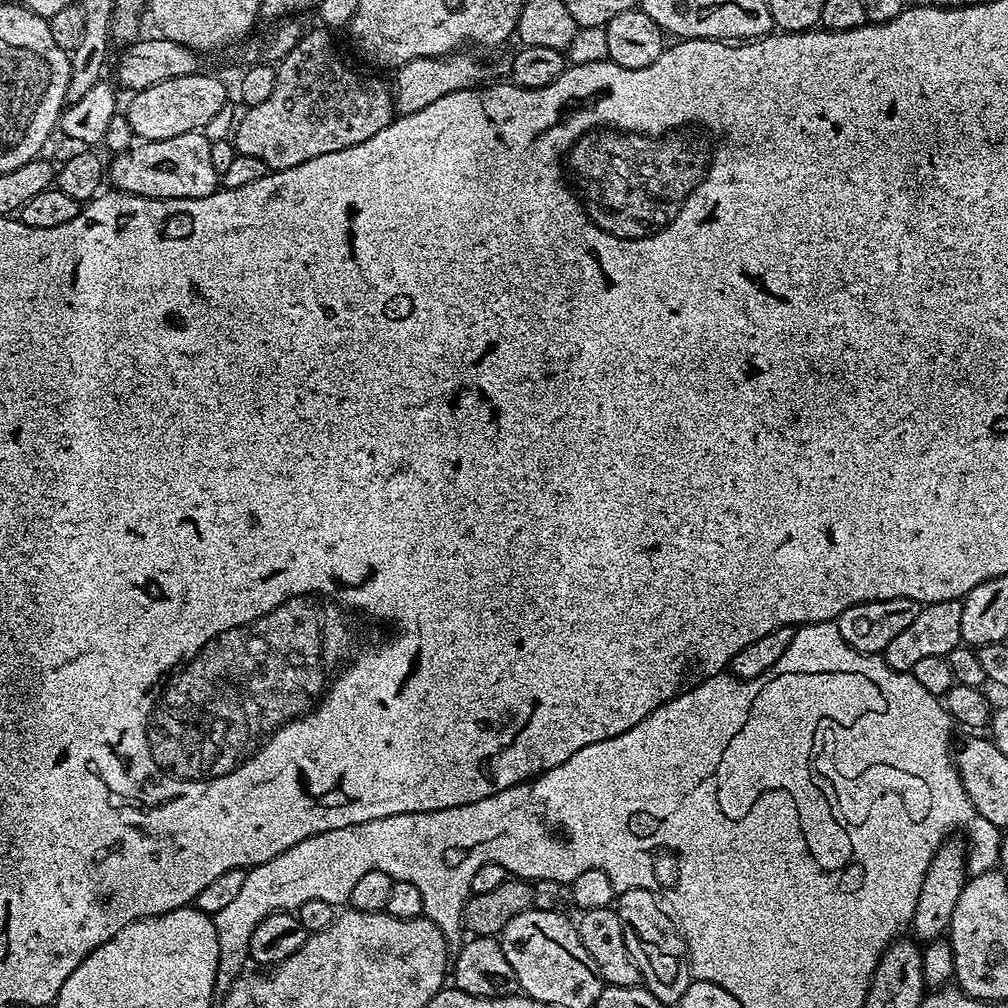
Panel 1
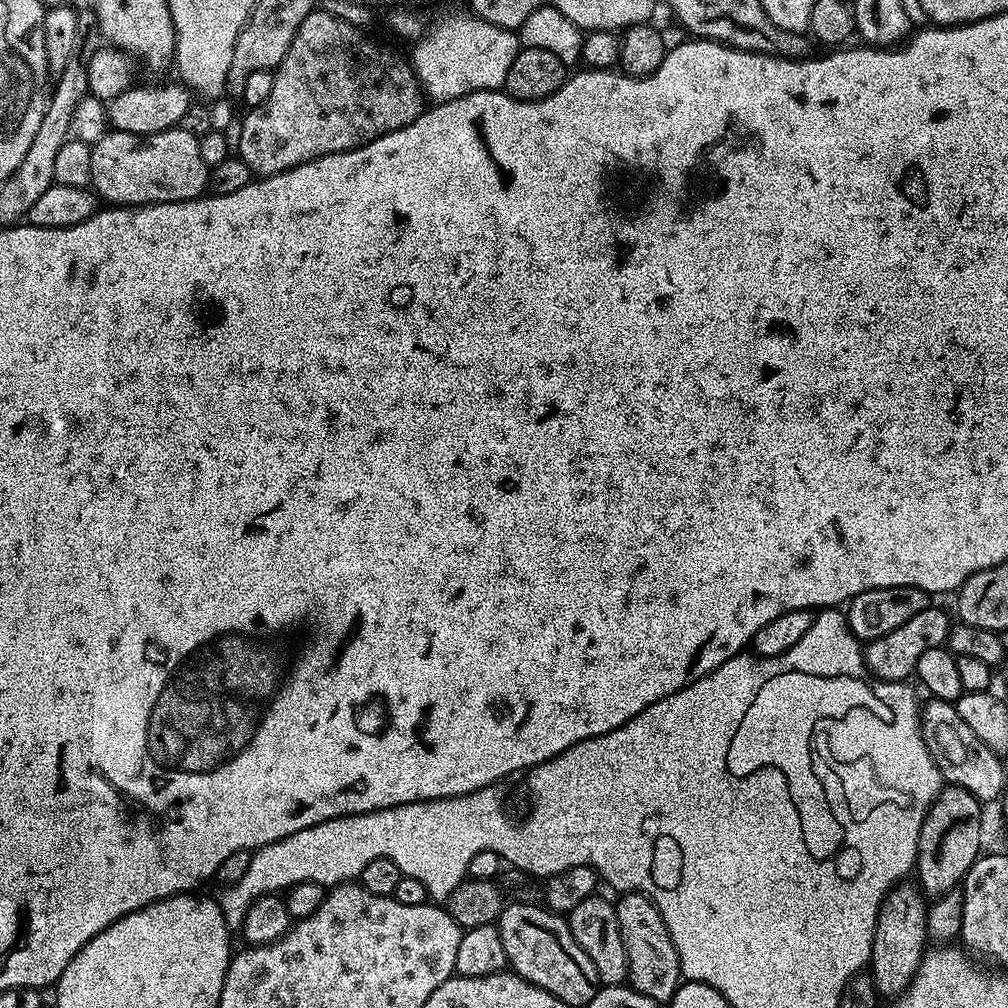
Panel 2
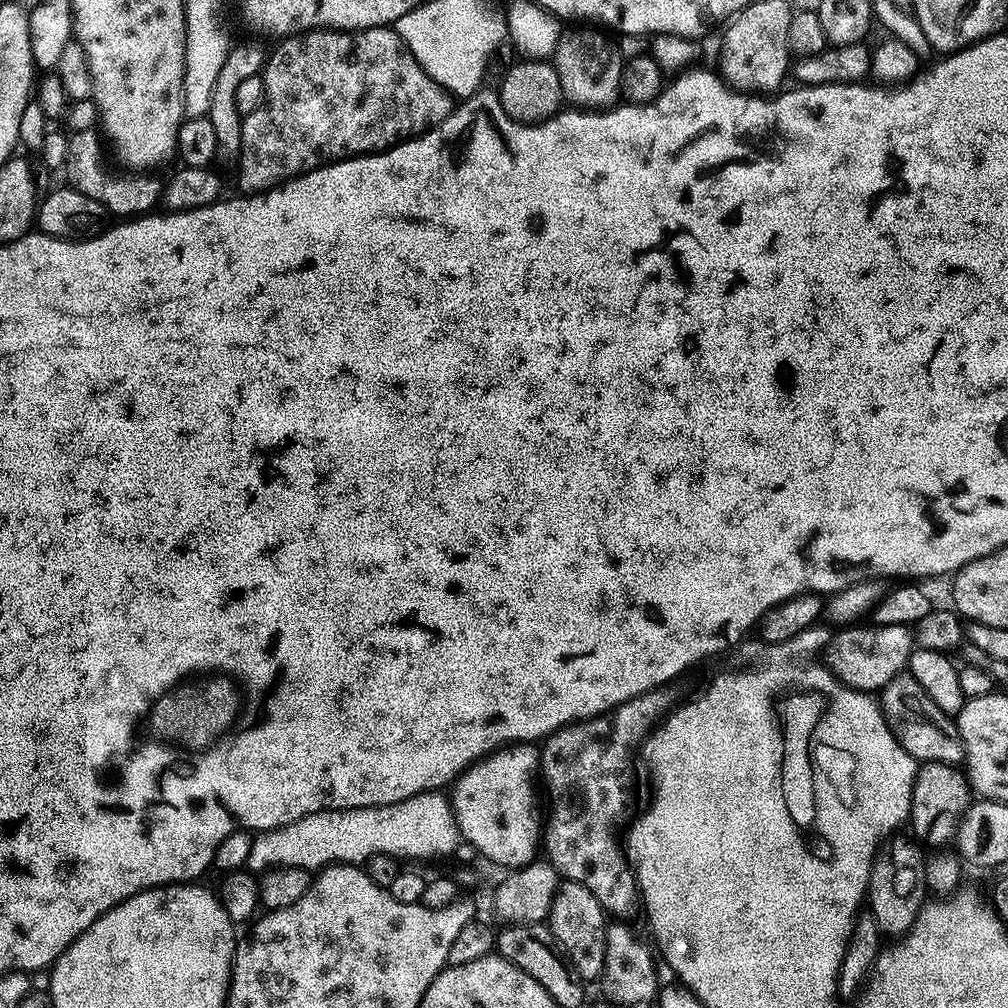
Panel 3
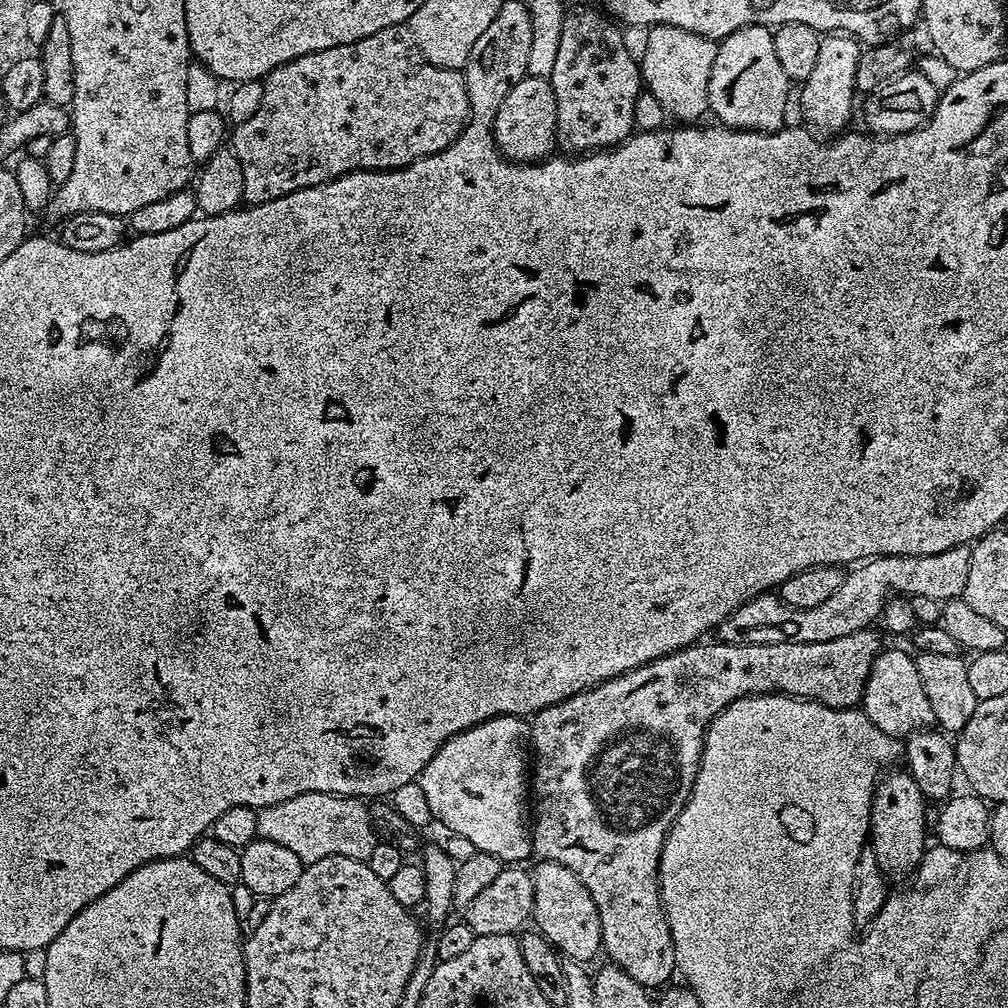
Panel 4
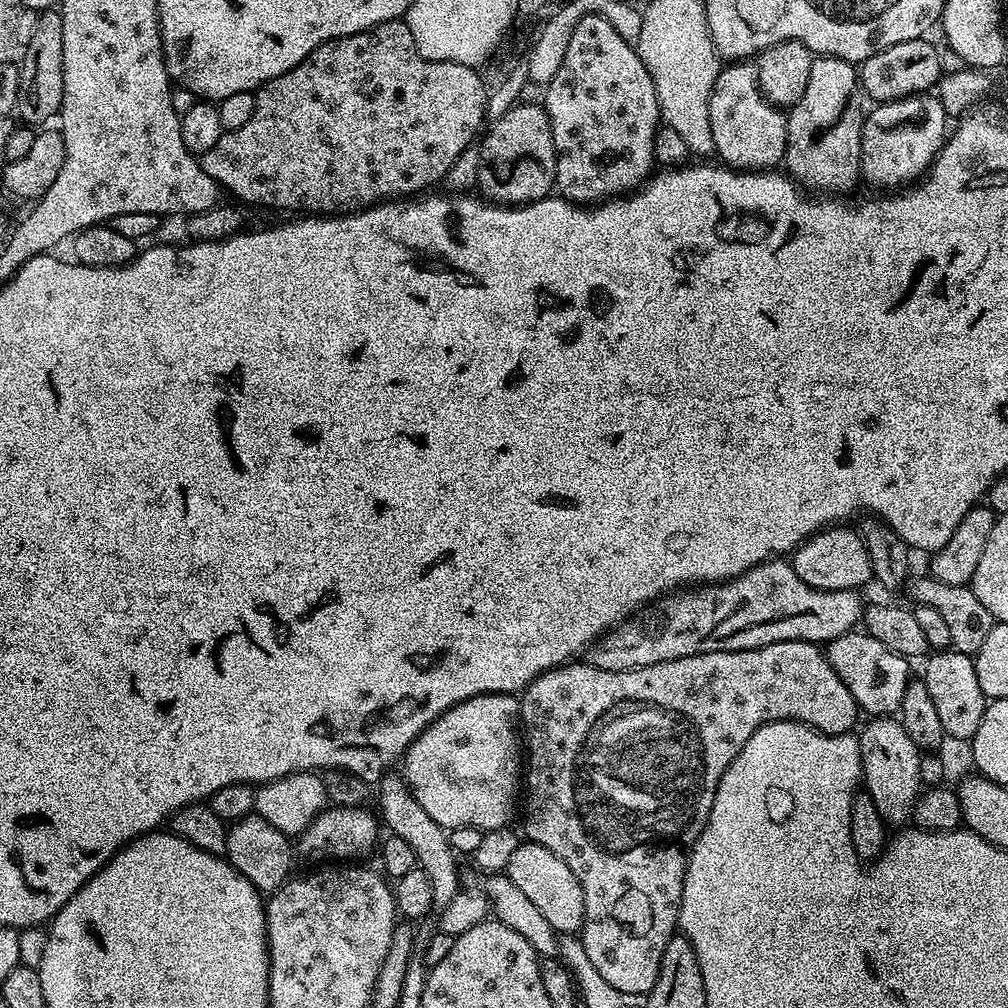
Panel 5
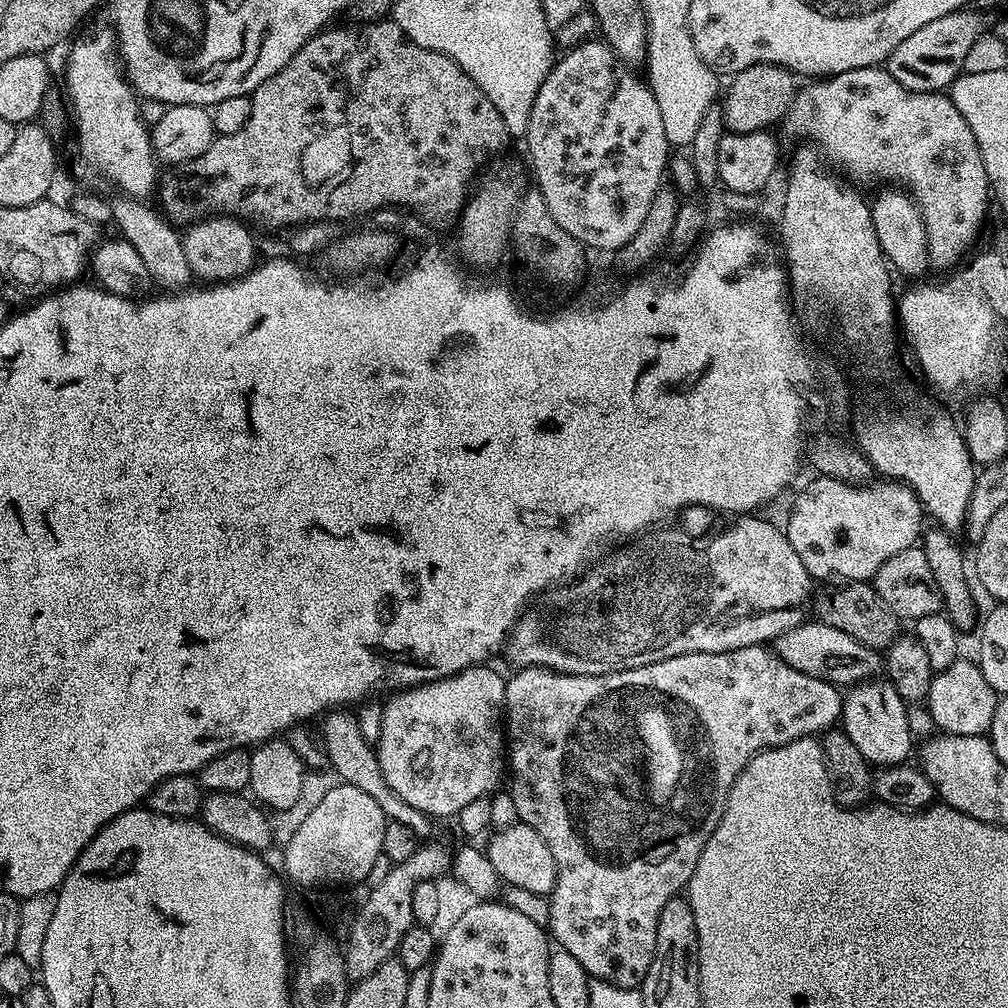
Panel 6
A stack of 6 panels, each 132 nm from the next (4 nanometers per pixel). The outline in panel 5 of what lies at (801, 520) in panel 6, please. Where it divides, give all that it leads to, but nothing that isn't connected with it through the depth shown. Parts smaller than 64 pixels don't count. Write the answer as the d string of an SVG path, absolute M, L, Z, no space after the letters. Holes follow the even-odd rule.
M833 526L809 536L799 548L795 549L790 563L792 568L811 588L833 592L834 590L860 590L867 580L873 579L872 559L868 544L848 526Z

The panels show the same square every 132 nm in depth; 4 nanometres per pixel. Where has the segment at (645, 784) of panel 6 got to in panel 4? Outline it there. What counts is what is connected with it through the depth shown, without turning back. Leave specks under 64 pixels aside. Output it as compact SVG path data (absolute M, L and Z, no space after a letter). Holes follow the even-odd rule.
M863 628L854 634L846 634L846 638L834 638L830 642L782 642L781 644L726 644L723 642L697 642L691 648L683 648L668 656L659 656L641 668L623 672L620 676L610 678L606 682L596 684L592 688L558 702L554 706L546 706L530 720L530 748L534 753L534 775L530 780L530 792L534 797L534 819L531 821L532 850L540 860L557 860L566 866L590 890L590 898L594 898L594 906L598 906L598 918L602 918L602 952L611 963L618 965L634 982L643 988L660 990L669 983L668 980L676 972L674 958L674 942L670 934L668 919L664 913L664 904L660 900L660 855L662 846L672 829L673 822L692 793L696 775L700 769L700 755L704 752L704 733L708 725L719 712L744 696L762 696L780 693L786 696L801 696L804 700L816 700L831 708L854 708L864 699L864 687L872 664L882 651L882 643L875 636L875 631Z

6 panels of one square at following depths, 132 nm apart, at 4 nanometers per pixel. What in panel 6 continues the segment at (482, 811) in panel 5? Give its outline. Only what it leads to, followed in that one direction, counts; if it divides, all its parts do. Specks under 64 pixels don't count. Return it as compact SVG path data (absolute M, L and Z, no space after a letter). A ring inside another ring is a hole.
M488 667L467 668L456 676L405 688L389 695L388 705L383 705L382 732L374 748L381 776L398 798L428 817L455 817L475 799L491 797L497 791L500 771L506 768L506 724L502 719L506 680Z

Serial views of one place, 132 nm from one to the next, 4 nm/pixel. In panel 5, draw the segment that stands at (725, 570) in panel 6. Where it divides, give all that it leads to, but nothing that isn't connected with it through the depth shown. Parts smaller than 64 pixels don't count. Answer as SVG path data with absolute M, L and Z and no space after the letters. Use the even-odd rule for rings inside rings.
M787 559L763 560L761 564L754 565L730 580L700 586L695 590L682 590L677 594L661 595L635 614L629 615L612 631L604 633L587 649L586 660L602 670L625 672L707 652L741 652L761 648L779 640L810 640L814 644L823 645L853 631L861 623L862 603L856 596L859 595L852 590L827 592L811 588L806 582L802 582L802 578L798 578Z

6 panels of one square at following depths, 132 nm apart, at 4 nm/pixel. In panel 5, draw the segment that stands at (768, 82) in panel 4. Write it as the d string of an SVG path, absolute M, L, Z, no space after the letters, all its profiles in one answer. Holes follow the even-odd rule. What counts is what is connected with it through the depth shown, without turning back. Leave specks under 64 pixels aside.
M732 62L721 67L710 94L710 130L714 134L715 155L720 155L725 165L733 170L772 170L783 161L787 142L787 115L769 103L760 92L756 79L756 65L752 62Z

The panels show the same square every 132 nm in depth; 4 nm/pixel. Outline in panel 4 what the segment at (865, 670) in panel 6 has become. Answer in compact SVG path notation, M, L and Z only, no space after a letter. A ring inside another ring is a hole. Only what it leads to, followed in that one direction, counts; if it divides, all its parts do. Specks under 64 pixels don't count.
M885 647L868 675L864 687L862 711L882 730L882 734L893 738L907 738L921 728L930 728L936 724L934 710L926 699L926 690L922 690L922 678L918 678L918 666L913 653L903 652L900 648Z

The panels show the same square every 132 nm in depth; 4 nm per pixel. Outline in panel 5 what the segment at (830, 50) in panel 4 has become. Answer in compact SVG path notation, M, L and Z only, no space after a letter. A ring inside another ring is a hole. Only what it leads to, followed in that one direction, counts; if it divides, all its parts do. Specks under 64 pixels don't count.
M833 56L813 59L804 93L786 114L788 145L782 161L787 175L805 189L817 188L820 194L848 194L856 183L861 183L860 147L864 114L852 102L857 88L855 65Z

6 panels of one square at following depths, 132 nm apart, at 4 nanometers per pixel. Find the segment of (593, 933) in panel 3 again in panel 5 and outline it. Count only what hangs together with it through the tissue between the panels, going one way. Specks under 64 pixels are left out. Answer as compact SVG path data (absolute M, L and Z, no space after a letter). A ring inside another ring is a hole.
M522 842L514 850L514 854L510 854L506 875L534 902L535 909L550 922L550 926L557 934L579 933L581 926L584 925L582 886L578 878L574 878L574 870L570 870L570 866L566 866L566 862L558 858L558 854L546 850L546 846L541 844Z

